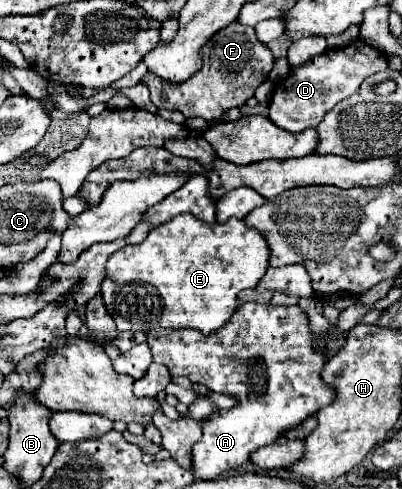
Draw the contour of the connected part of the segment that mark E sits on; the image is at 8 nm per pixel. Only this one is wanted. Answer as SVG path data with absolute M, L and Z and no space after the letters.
M180 214L168 224L150 230L144 242L126 246L106 262L106 278L102 282L102 300L114 318L118 332L150 332L154 328L198 328L204 334L224 326L236 312L236 296L240 290L256 288L268 270L268 246L264 236L248 228L244 220L228 220L224 224L206 224L192 214Z

